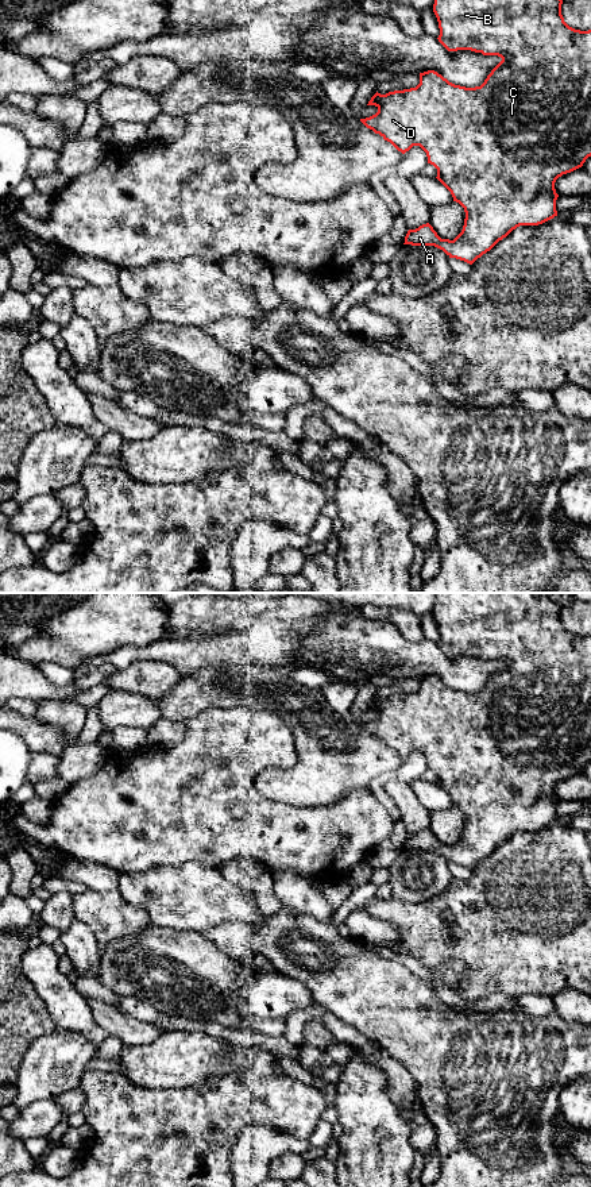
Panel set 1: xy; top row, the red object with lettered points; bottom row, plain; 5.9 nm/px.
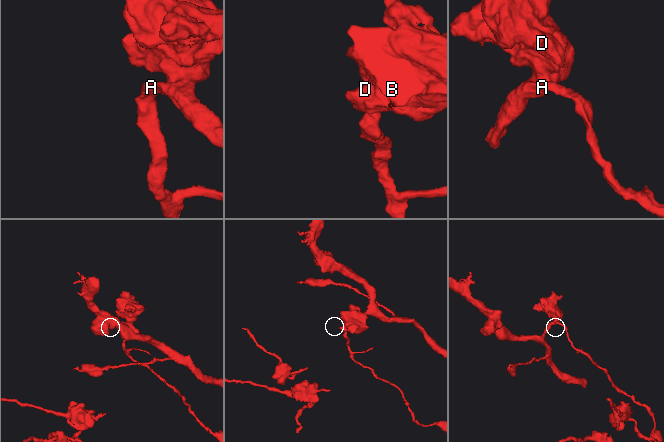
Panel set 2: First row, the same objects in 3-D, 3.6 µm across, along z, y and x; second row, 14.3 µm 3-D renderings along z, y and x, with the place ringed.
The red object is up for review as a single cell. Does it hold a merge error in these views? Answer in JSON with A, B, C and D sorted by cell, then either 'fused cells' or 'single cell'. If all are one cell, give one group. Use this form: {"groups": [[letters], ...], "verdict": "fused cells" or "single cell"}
{"groups": [["A", "B", "C", "D"]], "verdict": "single cell"}

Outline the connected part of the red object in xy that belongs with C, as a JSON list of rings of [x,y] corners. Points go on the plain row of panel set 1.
[[[436,593],[433,617],[439,627],[439,647],[448,656],[471,655],[483,660],[498,660],[502,666],[491,675],[480,691],[466,693],[455,690],[434,675],[420,678],[420,689],[416,693],[394,695],[386,700],[375,698],[367,710],[375,710],[378,717],[360,727],[385,745],[390,747],[398,756],[405,759],[413,751],[420,751],[428,762],[428,768],[437,774],[437,785],[451,797],[453,806],[459,808],[466,817],[461,837],[453,844],[441,844],[433,832],[426,828],[416,835],[409,835],[403,849],[434,851],[449,863],[456,863],[472,870],[478,863],[490,856],[499,845],[506,843],[519,830],[538,830],[555,821],[559,799],[555,787],[563,779],[583,771],[591,762],[591,635],[580,636],[569,632],[561,620],[563,605],[555,601],[551,593]]]

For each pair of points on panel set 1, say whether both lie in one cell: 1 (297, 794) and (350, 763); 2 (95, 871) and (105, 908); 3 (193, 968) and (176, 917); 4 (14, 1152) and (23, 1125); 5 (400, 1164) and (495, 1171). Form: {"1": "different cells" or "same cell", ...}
{"1": "same cell", "2": "different cells", "3": "different cells", "4": "different cells", "5": "different cells"}

